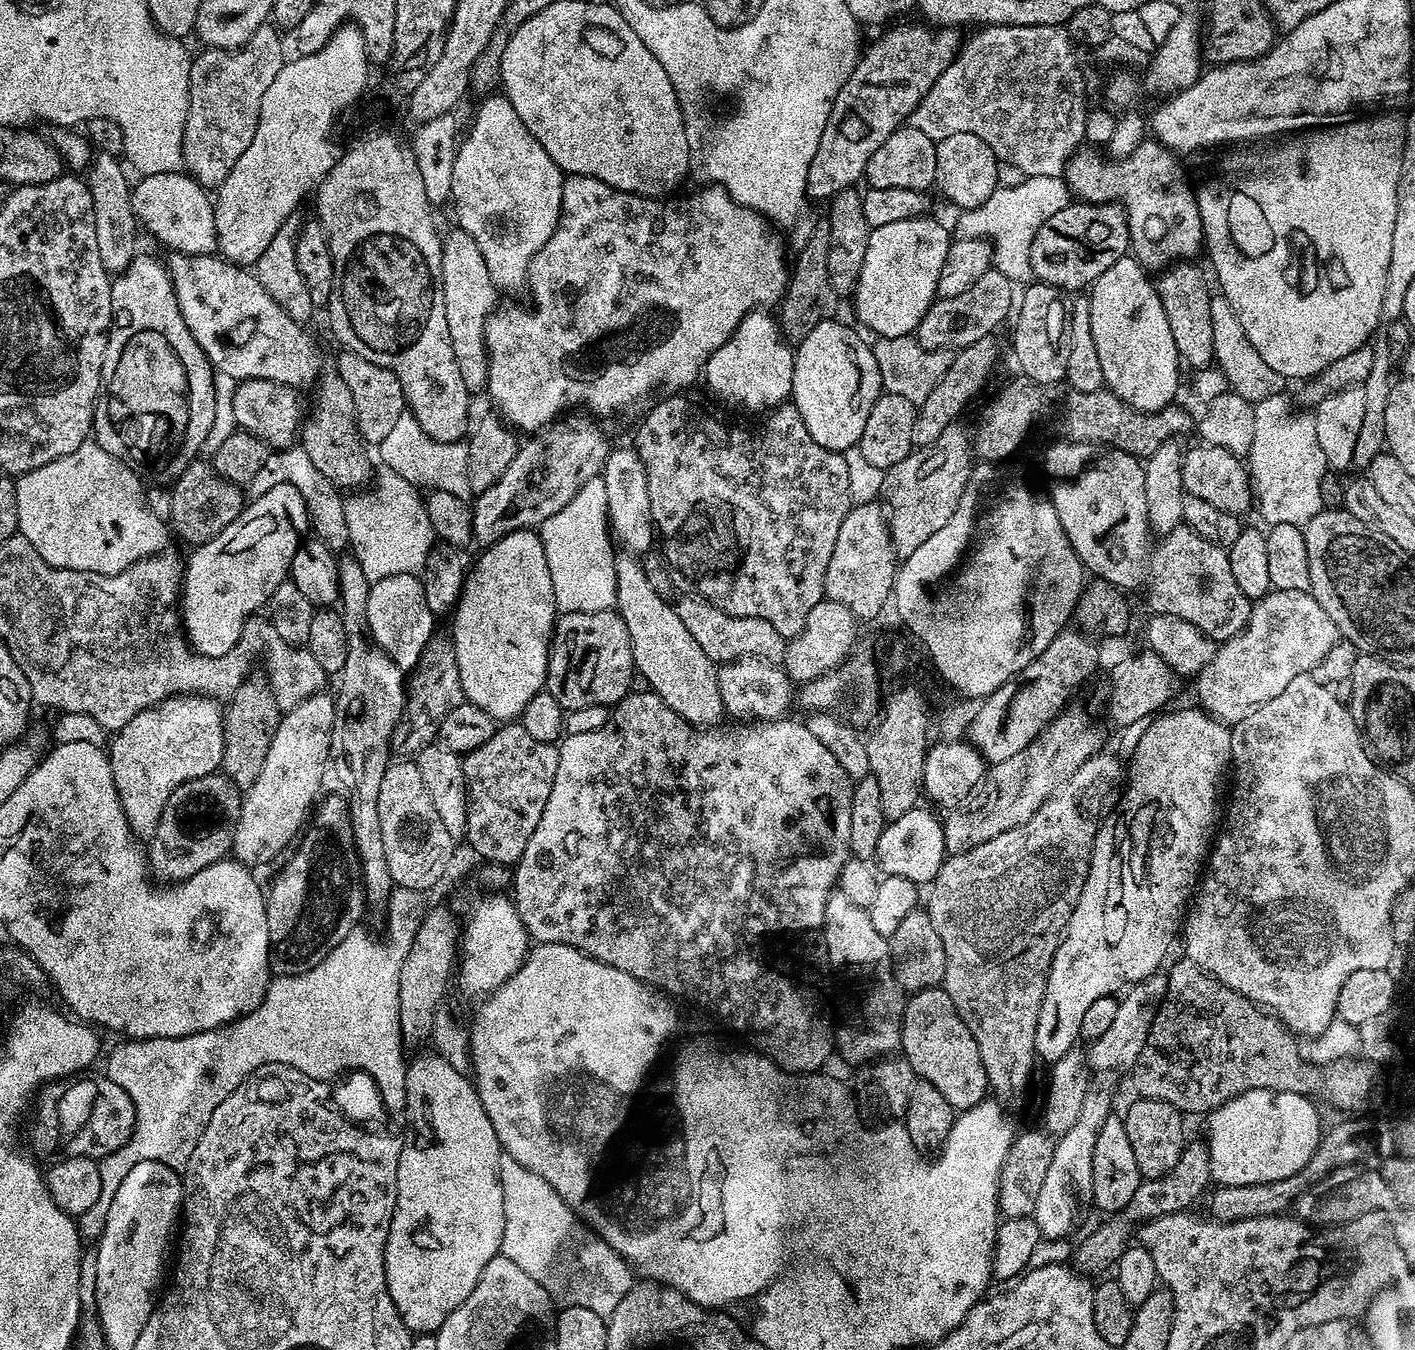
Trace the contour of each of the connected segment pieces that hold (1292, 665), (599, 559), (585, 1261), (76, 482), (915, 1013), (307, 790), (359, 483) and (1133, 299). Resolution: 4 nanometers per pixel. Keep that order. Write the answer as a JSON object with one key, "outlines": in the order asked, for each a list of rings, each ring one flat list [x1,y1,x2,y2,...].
{"outlines":[[[1273,590,1266,593,1261,600,1255,601,1252,605,1252,613,1246,622,1246,626,1229,640,1223,641,1217,647,1214,658,1195,677,1196,696,1199,707,1205,709,1217,720,1229,726,1235,726,1249,716,1250,713,1270,702,1270,698,1278,698,1294,678,1311,673,1322,658,1326,658,1326,653,1330,651,1330,646,1338,638,1338,633,1334,622,1330,622,1330,614,1318,606,1318,602,1312,597,1311,591,1299,592,1298,590]],[[583,484,544,524,539,525,538,535,546,550,546,566,550,566,550,582,554,582,556,607,566,612,606,612,616,606,616,552,608,548,596,548,592,537,592,487]],[[507,1154,500,1158,500,1181,502,1182,502,1202,506,1210,506,1230,502,1230,501,1253,510,1258,525,1274,530,1274,538,1286,542,1286,553,1301,560,1306,586,1306,594,1314,605,1318,614,1314,618,1302,626,1298,634,1283,634,1269,619,1256,596,1232,593,1232,570,1206,538,1174,528,1172]],[[85,442,82,446,78,446,78,450,66,454,62,458,54,458,52,462,46,462,44,466,38,466,29,472,21,472,15,477,16,489,18,490,19,535,24,536,26,542,30,542,30,546,34,546,34,550,38,550,38,554,42,554,45,562,55,568,86,570,94,574,102,574,103,576,118,574,122,570,129,568,134,562,138,562,142,558,152,556,155,552,161,551,167,545,164,543,167,542,168,536,170,537,169,525,165,521,163,524,160,521,159,514,148,505,148,496,144,493,140,480,141,477,129,464,124,464,118,458,114,458,114,454,106,454,106,450,102,450,99,442]],[[943,987,927,988,921,992,913,992,907,997,904,1004,904,1013,898,1016,900,1025,899,1051,904,1059,910,1062,910,1066,921,1080,928,1080,930,1086,936,1087,950,1102,953,1110,972,1110,975,1104,980,1103,984,1095,989,1095,990,1089,986,1070,982,1066,982,1054,978,1054,978,1042,974,1042,974,1034,962,1022,958,1010,954,1010,954,1002,950,1002,950,994,944,992]],[[327,691,317,692,281,715,274,742,270,742,270,750,266,753,262,774,258,774,254,786,243,793,240,802,231,855,241,864,268,864,288,843,291,845,301,835,321,795,324,771,327,773,330,768,336,701,328,695]],[[334,370,321,371,315,388,312,413,307,413,298,433,299,447,310,454,311,461,337,490,363,489,373,479,374,467,368,461,369,449,358,430,354,394,350,394,350,386]],[[1123,256,1118,258,1118,262,1114,262,1114,266,1098,274,1086,299,1090,306,1090,334,1094,336,1094,350,1098,350,1104,387,1139,412,1161,412,1175,401,1172,399,1180,388,1182,361,1178,346,1174,346,1174,337,1170,335,1170,321,1166,319,1166,310,1162,310,1162,298,1155,283,1151,279,1148,281,1148,276,1149,269,1143,268,1135,256]]]}

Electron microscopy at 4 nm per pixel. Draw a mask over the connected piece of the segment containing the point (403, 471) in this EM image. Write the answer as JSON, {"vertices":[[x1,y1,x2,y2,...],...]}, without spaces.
{"vertices":[[405,410,398,416,396,425,386,434,376,452,379,452,381,463,385,467,396,471,414,487,454,494,455,497,464,499,471,497,467,445,463,441,442,443,434,439,422,430,412,412]]}

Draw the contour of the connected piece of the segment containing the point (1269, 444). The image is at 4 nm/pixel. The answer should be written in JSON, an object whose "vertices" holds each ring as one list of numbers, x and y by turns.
{"vertices":[[1284,392,1255,401,1254,442,1246,460,1250,465,1254,504,1264,511,1269,525,1308,524,1324,508,1321,483,1329,471,1326,454,1318,446,1315,415,1296,416]]}

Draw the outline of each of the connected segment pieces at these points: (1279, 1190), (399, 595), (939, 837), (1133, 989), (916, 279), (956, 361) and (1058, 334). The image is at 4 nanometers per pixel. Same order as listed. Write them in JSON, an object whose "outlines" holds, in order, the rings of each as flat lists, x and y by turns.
{"outlines":[[[1338,1124,1321,1135,1314,1154,1307,1160,1301,1171,1295,1172,1286,1179,1272,1180,1270,1183,1252,1183,1246,1186,1217,1187,1210,1196,1209,1215,1219,1222,1240,1221,1246,1218,1258,1217,1261,1214,1279,1214,1287,1211,1288,1206,1298,1197,1300,1199,1311,1191,1314,1185,1325,1180,1334,1170,1341,1166,1355,1163,1358,1153,1354,1148,1354,1136,1360,1128,1356,1124]],[[398,573,382,578,372,584,370,602,366,602,366,618,370,622,372,639,390,654,398,667,405,670,415,669,416,663,426,650,426,642,434,635,434,617,430,606,426,606,426,594,419,575]],[[924,806,911,808,902,818,885,823,882,838,878,838,878,857,875,859,877,869,885,876,910,878,917,886,931,885,946,859,944,851,944,826,935,820]],[[1160,970,1145,975,1144,979,1135,981,1119,997,1118,1015,1114,1023,1102,1034,1102,1038,1091,1041,1087,1045,1088,1068,1093,1072,1124,1072,1127,1073,1134,1066,1138,1054,1142,1054,1142,1046,1148,1037,1152,1019,1156,1013,1155,1005,1164,997,1168,985,1167,975]],[[927,215,913,220,890,222,887,226,871,229,869,246,866,249,866,262,862,262,862,274,856,283,856,316,877,337,898,338,912,336,922,322,926,310,930,310,933,300,937,299,938,276,942,274,942,262,950,243,949,229,943,228,936,220,928,220]],[[991,335,980,338,968,347,959,349,951,362,938,386,934,388,919,405,918,415,915,422,915,440,919,447,934,442,946,426,955,423,964,408,981,392,987,384,998,360,998,344,996,338]],[[1032,282,1024,289,1024,297,1019,297,1014,312,1016,325,1012,328,1012,352,1016,355,1016,364,1023,375,1034,382,1059,384,1066,374,1066,357,1070,355,1068,345,1069,305,1064,304,1065,293,1059,288]]]}

